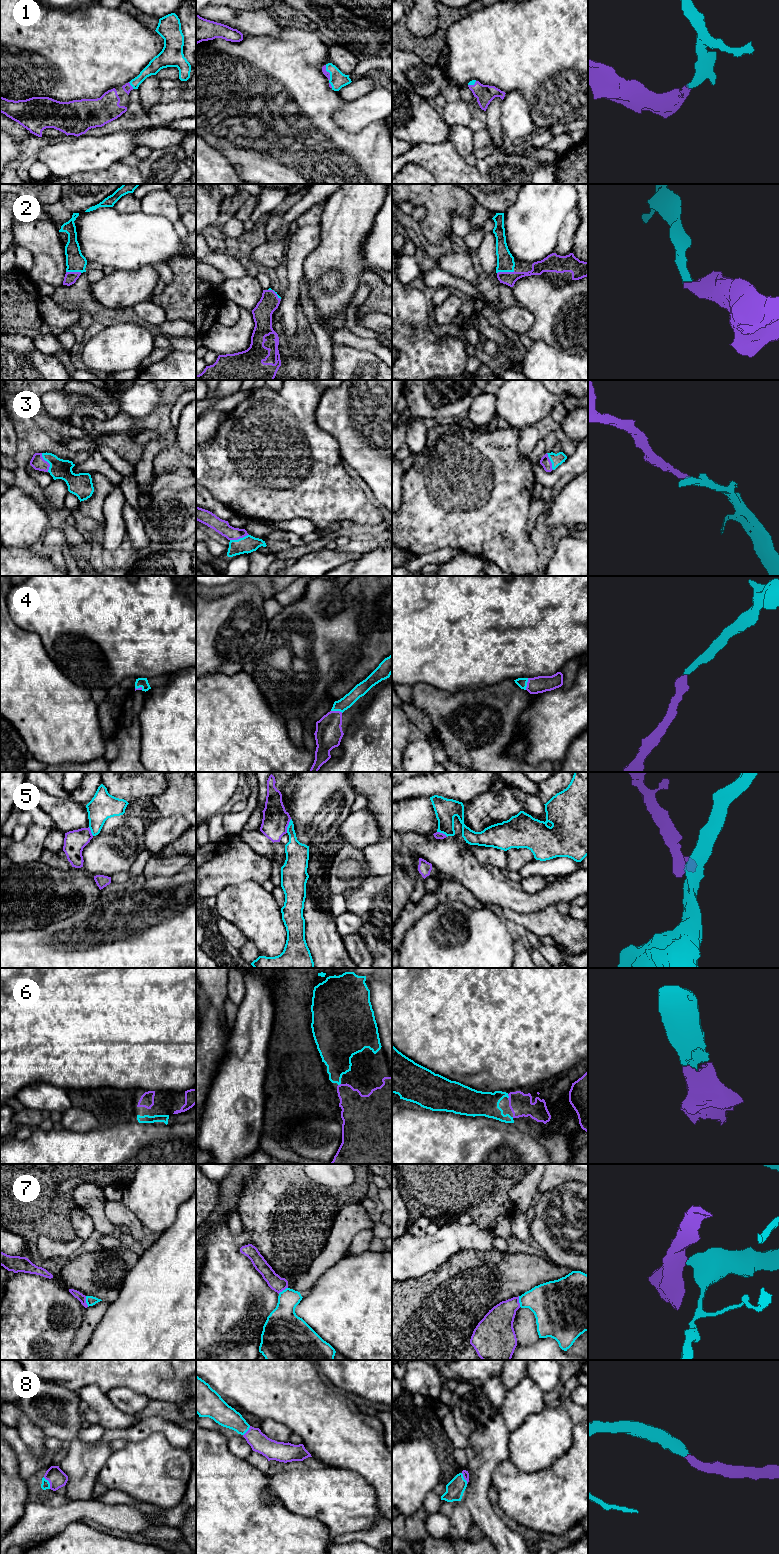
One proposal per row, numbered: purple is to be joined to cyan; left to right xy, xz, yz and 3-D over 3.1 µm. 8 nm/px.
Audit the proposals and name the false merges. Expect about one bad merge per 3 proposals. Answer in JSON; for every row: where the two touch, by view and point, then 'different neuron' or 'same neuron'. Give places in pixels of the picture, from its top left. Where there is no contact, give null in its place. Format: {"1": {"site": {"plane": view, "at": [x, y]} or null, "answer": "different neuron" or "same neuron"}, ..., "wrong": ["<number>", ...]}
{"1": {"site": {"plane": "xz", "at": [329, 72]}, "answer": "same neuron"}, "2": {"site": {"plane": "yz", "at": [505, 271]}, "answer": "same neuron"}, "3": {"site": {"plane": "xy", "at": [47, 461]}, "answer": "same neuron"}, "4": {"site": {"plane": "yz", "at": [526, 684]}, "answer": "same neuron"}, "5": {"site": {"plane": "xz", "at": [288, 826]}, "answer": "different neuron"}, "6": {"site": {"plane": "yz", "at": [508, 1096]}, "answer": "same neuron"}, "7": {"site": {"plane": "xy", "at": [86, 1301]}, "answer": "different neuron"}, "8": {"site": {"plane": "xy", "at": [48, 1482]}, "answer": "same neuron"}, "wrong": ["5", "7"]}

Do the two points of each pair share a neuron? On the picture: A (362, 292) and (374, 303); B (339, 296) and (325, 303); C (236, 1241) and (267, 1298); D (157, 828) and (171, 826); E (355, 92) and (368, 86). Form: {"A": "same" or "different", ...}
{"A": "different", "B": "same", "C": "same", "D": "same", "E": "same"}

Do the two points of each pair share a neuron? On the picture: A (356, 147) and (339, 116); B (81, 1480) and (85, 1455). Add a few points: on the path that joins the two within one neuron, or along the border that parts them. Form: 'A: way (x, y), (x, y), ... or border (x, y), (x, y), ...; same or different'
A: border (332, 113), (349, 132), (369, 123); different
B: way (82, 1474), (83, 1461); same

